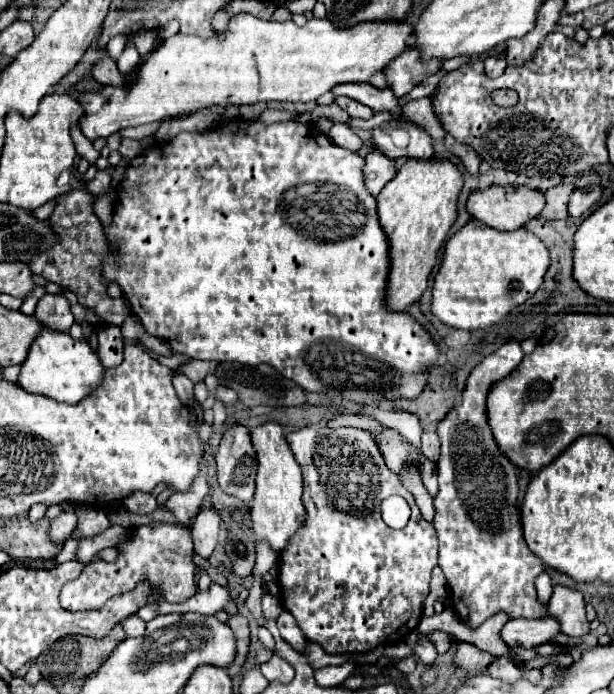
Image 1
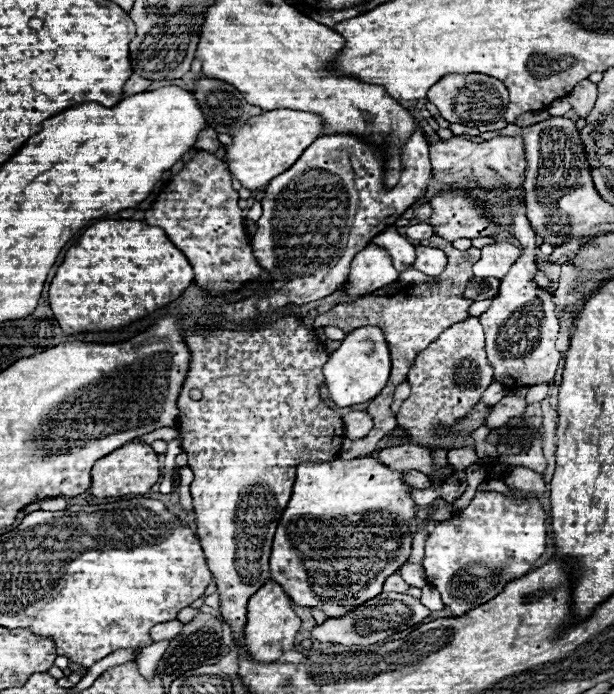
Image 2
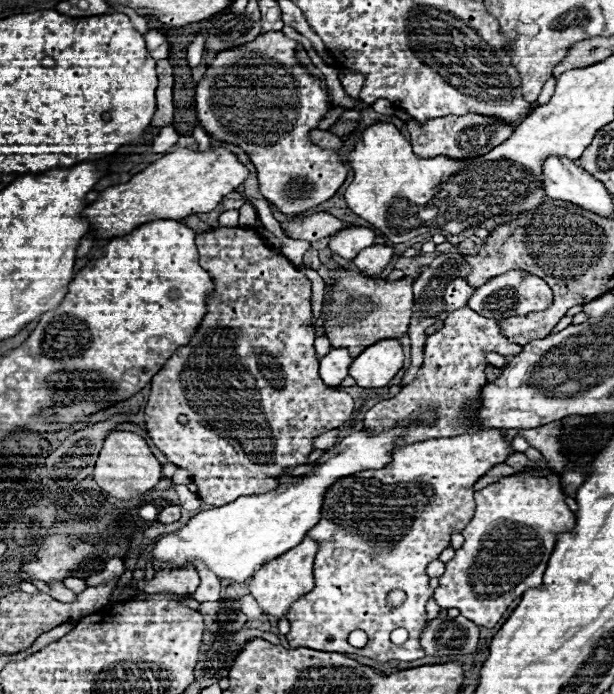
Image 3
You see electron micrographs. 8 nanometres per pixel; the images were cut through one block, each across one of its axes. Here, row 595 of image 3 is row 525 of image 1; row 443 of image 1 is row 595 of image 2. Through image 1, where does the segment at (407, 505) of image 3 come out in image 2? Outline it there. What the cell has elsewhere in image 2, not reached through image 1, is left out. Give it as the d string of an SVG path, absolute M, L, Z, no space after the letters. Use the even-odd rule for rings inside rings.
M336 458L332 462L298 464L292 498L278 522L272 542L272 580L284 588L294 604L320 608L328 618L354 610L354 606L360 606L362 602L378 596L382 592L384 580L408 560L412 546L412 532L408 532L408 528L416 516L414 506L416 504L410 498L410 486L404 484L402 472L388 470L378 460Z

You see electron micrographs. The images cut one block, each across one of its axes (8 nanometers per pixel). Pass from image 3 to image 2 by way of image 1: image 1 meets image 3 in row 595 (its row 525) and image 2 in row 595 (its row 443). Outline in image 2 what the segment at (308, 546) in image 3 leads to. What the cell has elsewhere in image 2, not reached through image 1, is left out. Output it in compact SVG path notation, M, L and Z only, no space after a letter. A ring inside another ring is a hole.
M268 580L250 600L248 600L248 620L244 626L244 650L254 662L276 662L284 652L294 648L296 632L300 628L300 618L292 610L292 600L286 592L272 580Z

